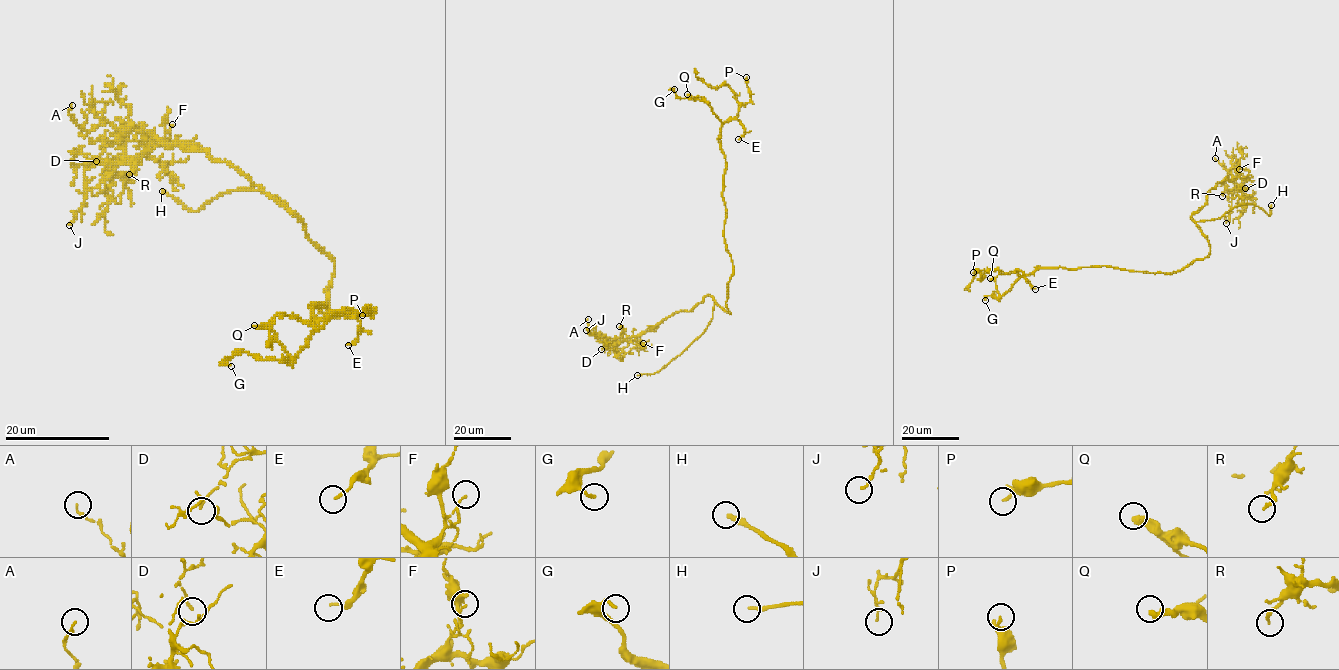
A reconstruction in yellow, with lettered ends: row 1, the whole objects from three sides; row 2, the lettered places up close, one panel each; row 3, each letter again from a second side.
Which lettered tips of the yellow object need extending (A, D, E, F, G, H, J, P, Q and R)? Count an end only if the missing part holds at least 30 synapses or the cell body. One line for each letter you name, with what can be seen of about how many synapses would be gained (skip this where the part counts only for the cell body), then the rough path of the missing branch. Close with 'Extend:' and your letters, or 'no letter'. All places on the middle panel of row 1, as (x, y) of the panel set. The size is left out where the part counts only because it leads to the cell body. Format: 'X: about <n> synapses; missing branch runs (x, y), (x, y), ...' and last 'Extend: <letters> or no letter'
Extend: H

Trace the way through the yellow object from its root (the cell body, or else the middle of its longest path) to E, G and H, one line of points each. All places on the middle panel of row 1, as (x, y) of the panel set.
E: (731, 277), (733, 265), (723, 234), (722, 125), (736, 118), (745, 128), (738, 139)
G: (731, 277), (733, 265), (723, 234), (726, 157), (719, 140), (721, 122), (701, 98), (679, 98), (674, 89)
H: (731, 277), (726, 302), (731, 314), (714, 300), (711, 320), (698, 337), (658, 371), (637, 375)

